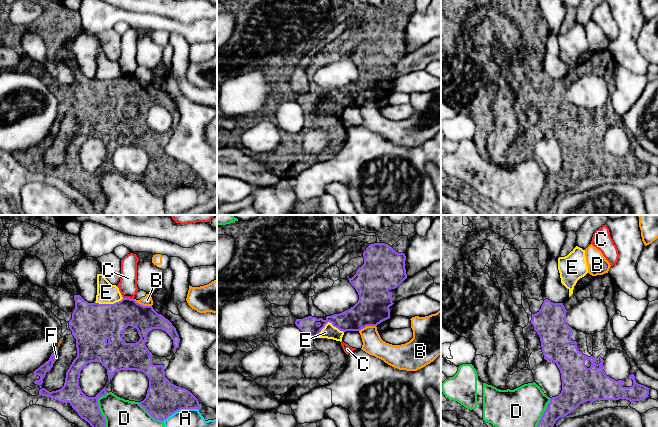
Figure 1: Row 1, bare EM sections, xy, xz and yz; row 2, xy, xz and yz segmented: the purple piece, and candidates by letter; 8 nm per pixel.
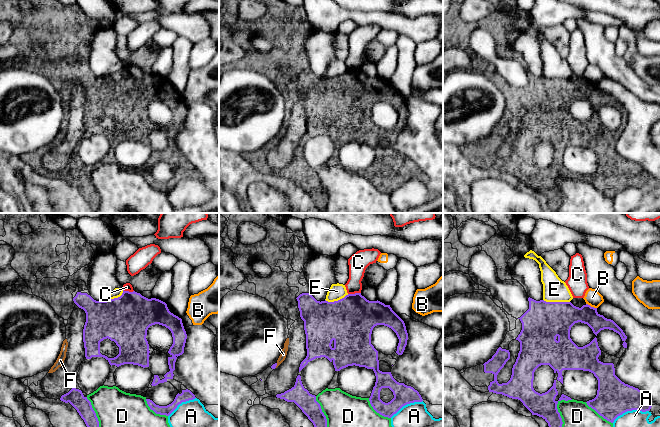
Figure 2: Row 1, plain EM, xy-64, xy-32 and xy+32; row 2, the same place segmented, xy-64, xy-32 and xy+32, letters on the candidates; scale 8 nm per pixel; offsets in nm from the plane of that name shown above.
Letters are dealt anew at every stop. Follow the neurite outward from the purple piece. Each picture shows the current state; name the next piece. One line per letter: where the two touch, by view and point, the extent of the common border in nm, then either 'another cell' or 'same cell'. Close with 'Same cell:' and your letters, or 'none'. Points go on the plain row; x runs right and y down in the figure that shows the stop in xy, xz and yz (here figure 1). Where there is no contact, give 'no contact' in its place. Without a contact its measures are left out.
A: meets purple in xy at (180, 185); contact 300 nm long; another cell
B: meets purple in xy at (142, 81); contact 160 nm long; another cell
C: meets purple in xy at (128, 74); contact 90 nm long; another cell
D: meets purple in xy at (101, 189); contact 360 nm long; another cell
E: meets purple in xz at (328, 97); contact 220 nm long; another cell
F: meets purple in xy at (53, 135); contact 70 nm long; same cell
Same cell: F

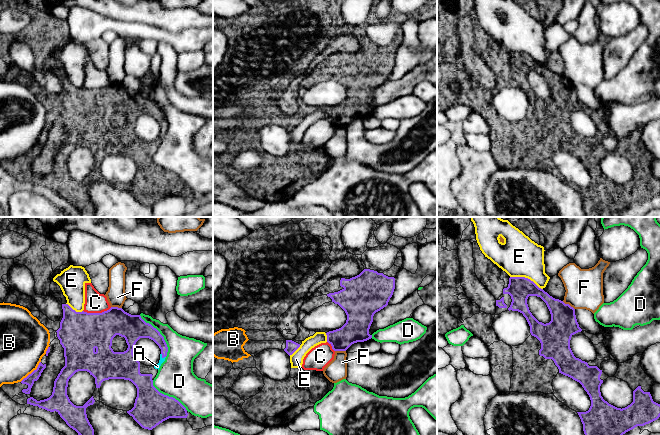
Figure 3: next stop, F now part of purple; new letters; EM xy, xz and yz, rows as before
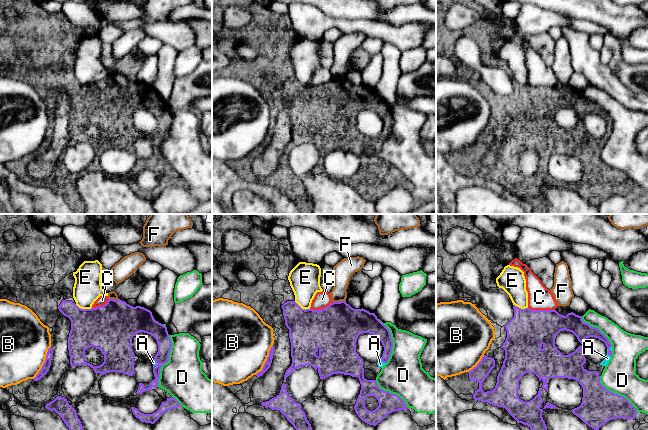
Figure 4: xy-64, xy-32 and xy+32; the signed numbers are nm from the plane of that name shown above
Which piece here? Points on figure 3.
A: meets purple in xy at (162, 132); contact 50 nm long; same cell
B: meets purple in xy at (32, 148); contact 240 nm long; another cell
C: meets purple in xy at (97, 89); contact 240 nm long; another cell
D: meets purple in xy at (160, 110); contact 400 nm long; another cell
E: meets purple in yz at (526, 54); contact 280 nm long; another cell
F: meets purple in yz at (568, 80); contact 120 nm long; another cell
Same cell: A

